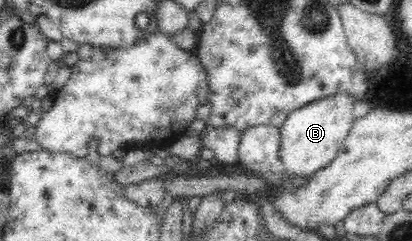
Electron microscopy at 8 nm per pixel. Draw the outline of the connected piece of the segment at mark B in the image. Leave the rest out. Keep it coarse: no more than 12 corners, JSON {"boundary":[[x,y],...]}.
{"boundary":[[342,91],[290,112],[281,169],[310,178],[330,165],[356,119]]}

